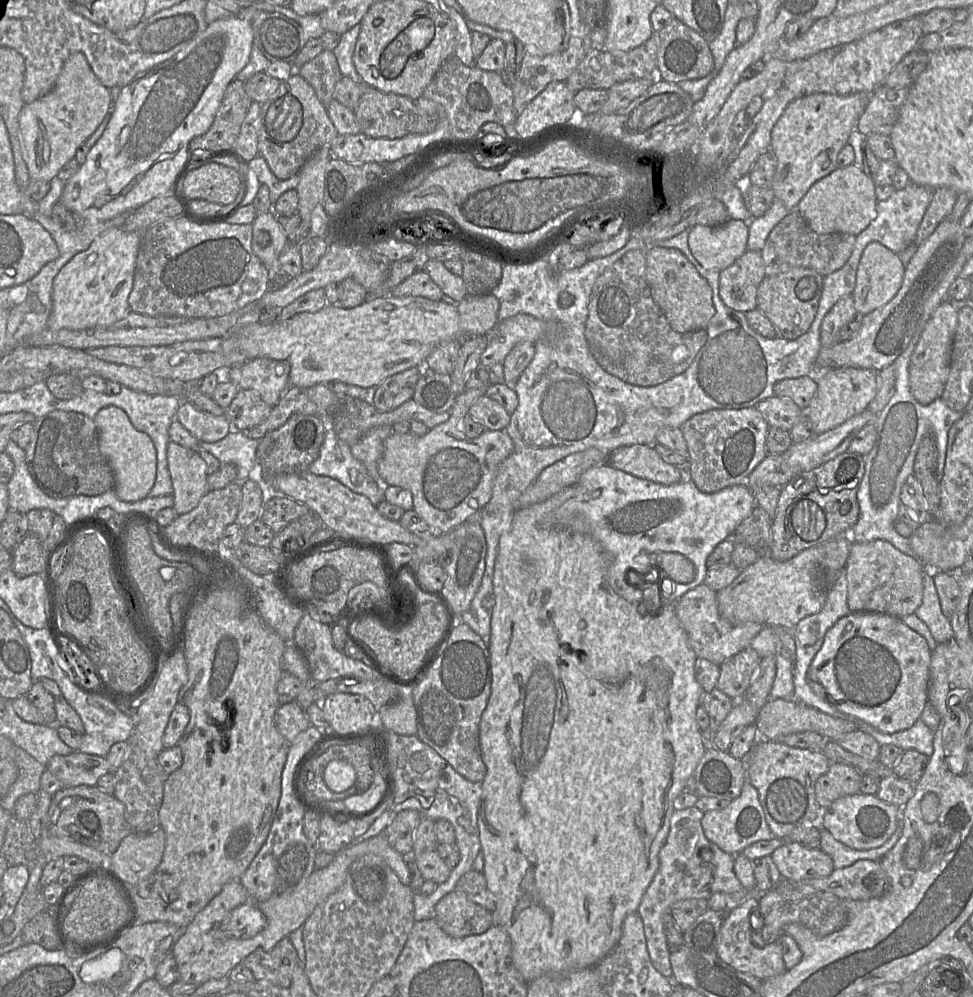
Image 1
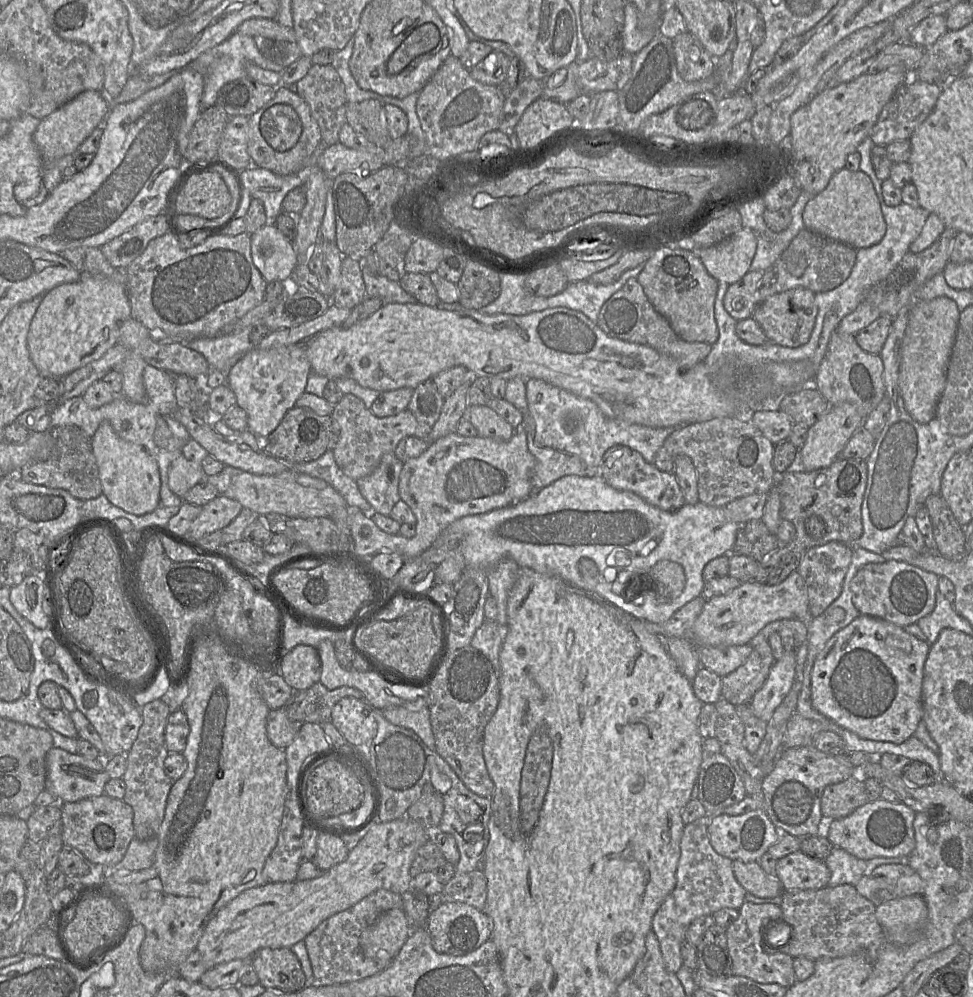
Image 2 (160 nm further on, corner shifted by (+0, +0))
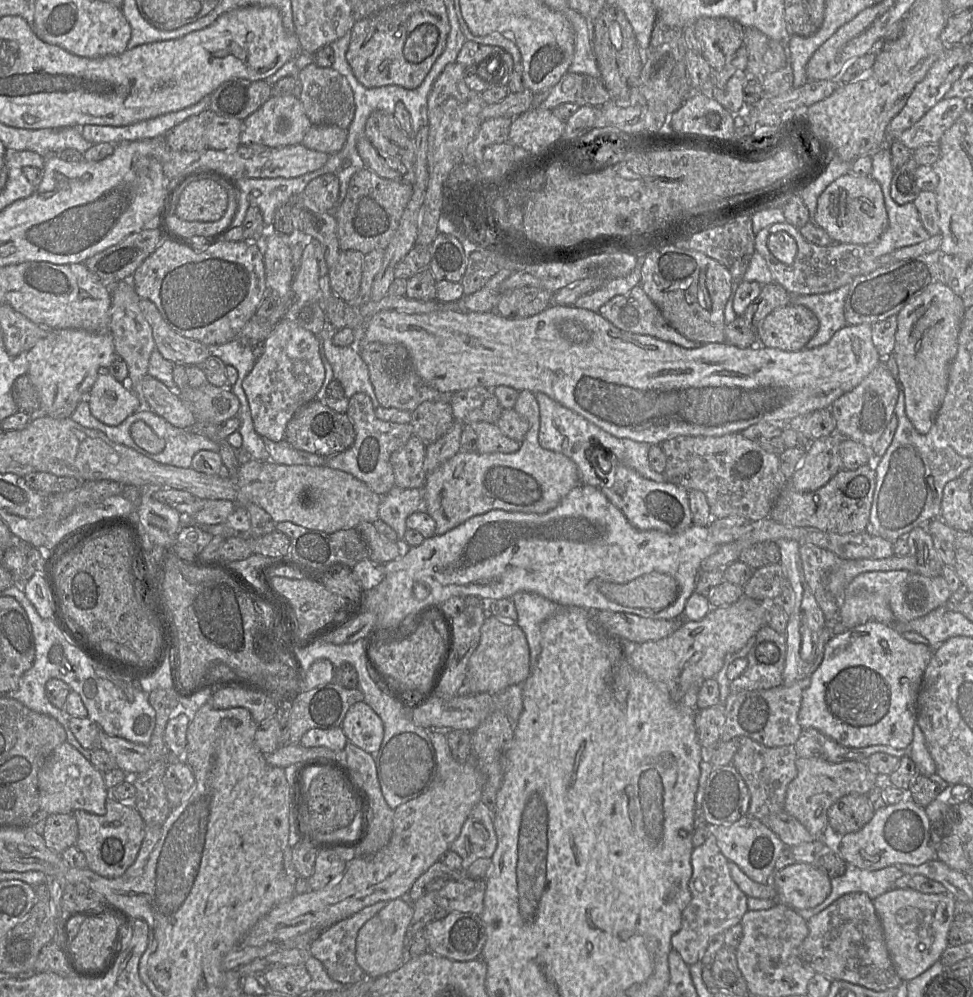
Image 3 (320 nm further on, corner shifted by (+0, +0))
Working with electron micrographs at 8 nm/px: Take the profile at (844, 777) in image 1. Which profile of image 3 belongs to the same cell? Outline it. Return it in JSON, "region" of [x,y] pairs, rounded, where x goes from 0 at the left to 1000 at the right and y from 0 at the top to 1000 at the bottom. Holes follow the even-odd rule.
{"region":[[[875,795],[862,800],[850,812],[851,827],[857,841],[883,834],[897,819],[899,812],[891,797]]]}

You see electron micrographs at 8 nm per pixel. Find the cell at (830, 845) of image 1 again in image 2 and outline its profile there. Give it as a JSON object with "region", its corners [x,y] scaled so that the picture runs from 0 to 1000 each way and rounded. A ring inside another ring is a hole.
{"region":[[[856,850],[854,856],[847,864],[853,873],[852,890],[865,887],[879,889],[890,877],[893,877],[901,869],[908,867],[925,867],[929,865],[924,860],[900,860],[892,863],[883,862],[865,851]]]}

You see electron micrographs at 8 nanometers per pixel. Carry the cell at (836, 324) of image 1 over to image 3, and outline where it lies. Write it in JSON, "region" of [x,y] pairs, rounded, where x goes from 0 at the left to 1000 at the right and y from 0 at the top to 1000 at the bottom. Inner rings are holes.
{"region":[[[905,363],[882,387],[855,404],[852,410],[859,424],[859,434],[865,440],[884,444],[895,453],[919,415],[922,400],[921,383]]]}

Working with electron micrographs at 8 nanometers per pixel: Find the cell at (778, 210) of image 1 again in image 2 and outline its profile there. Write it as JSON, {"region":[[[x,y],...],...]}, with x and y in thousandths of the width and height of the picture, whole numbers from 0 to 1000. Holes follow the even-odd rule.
{"region":[[[823,193],[817,205],[811,210],[813,224],[809,230],[798,234],[795,241],[788,241],[778,236],[778,250],[771,267],[771,272],[785,273],[788,271],[799,262],[818,236],[827,229],[824,223],[826,208],[826,194]]]}

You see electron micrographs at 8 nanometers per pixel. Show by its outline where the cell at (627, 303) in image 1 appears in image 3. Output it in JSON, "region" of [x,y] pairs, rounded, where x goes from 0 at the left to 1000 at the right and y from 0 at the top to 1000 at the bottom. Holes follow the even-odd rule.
{"region":[[[658,286],[650,289],[645,294],[634,297],[621,305],[616,315],[632,328],[652,335],[667,336],[677,341],[695,345],[701,349],[714,349],[720,345],[714,344],[697,334],[682,320],[678,310],[663,295]]]}

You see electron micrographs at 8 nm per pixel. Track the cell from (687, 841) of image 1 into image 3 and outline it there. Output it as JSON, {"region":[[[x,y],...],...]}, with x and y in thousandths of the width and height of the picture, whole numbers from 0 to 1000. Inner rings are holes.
{"region":[[[731,830],[731,836],[728,838],[728,840],[726,841],[725,845],[720,849],[712,851],[712,854],[711,854],[711,857],[710,857],[711,877],[710,877],[710,881],[709,881],[708,886],[707,886],[708,893],[709,893],[709,896],[710,896],[710,902],[709,902],[707,908],[701,914],[700,931],[699,931],[699,933],[697,935],[695,935],[690,940],[691,952],[698,956],[698,958],[700,959],[700,961],[702,962],[702,964],[706,968],[710,968],[710,967],[713,967],[713,966],[719,964],[719,961],[720,961],[721,957],[725,955],[725,953],[726,953],[726,951],[728,949],[729,943],[733,939],[738,938],[738,937],[743,937],[750,930],[755,929],[756,927],[760,927],[761,924],[762,924],[763,919],[769,913],[769,911],[768,911],[768,899],[760,892],[757,887],[753,884],[753,882],[751,880],[751,877],[750,877],[750,872],[749,872],[747,866],[748,866],[748,863],[741,856],[739,850],[737,849],[736,841],[732,837],[732,830]]]}

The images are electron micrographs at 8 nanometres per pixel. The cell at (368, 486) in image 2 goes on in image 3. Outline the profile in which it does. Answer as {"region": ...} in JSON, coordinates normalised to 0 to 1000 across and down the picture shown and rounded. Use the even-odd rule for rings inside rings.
{"region":[[[405,487],[394,496],[390,506],[390,520],[408,535],[408,543],[415,543],[417,521],[425,514],[437,514],[434,489]]]}

